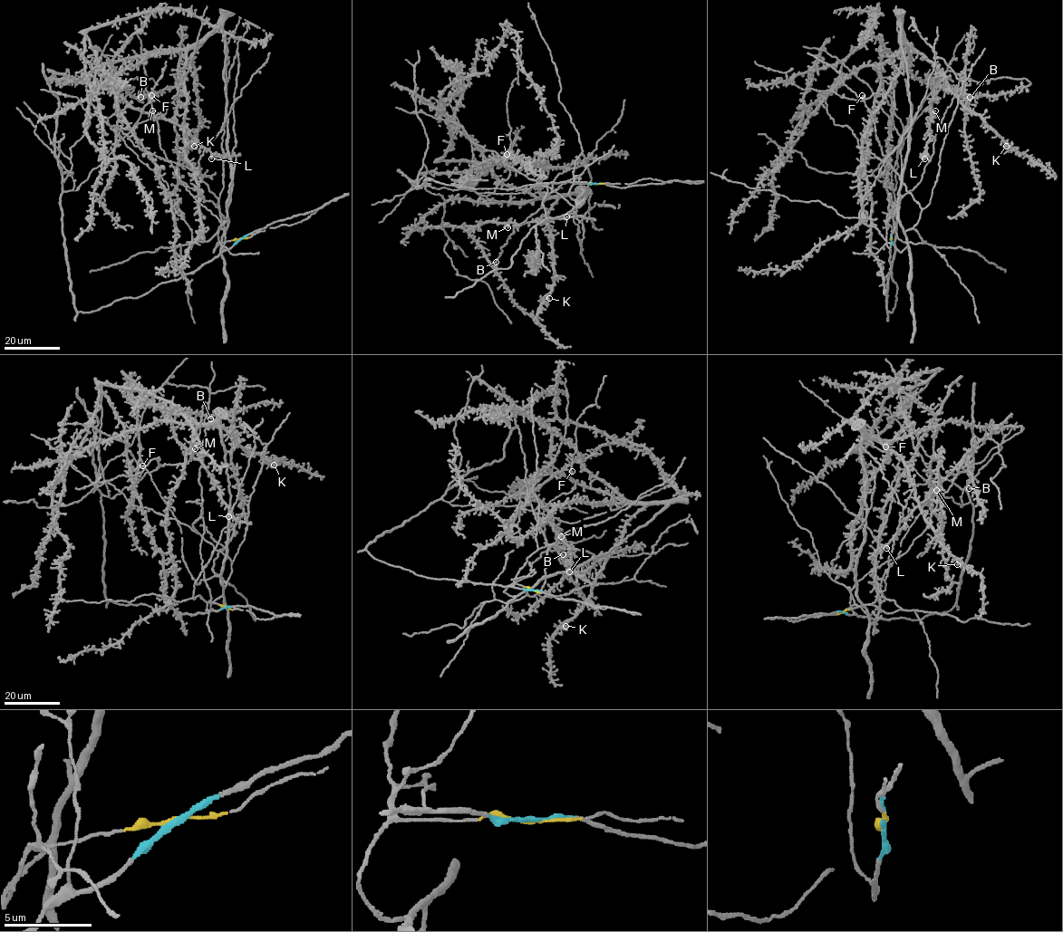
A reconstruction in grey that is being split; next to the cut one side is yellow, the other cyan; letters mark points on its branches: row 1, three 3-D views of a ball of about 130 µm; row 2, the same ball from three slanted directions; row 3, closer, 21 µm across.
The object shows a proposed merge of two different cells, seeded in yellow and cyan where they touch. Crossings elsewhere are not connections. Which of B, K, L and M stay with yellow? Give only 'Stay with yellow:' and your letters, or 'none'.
Stay with yellow: K

